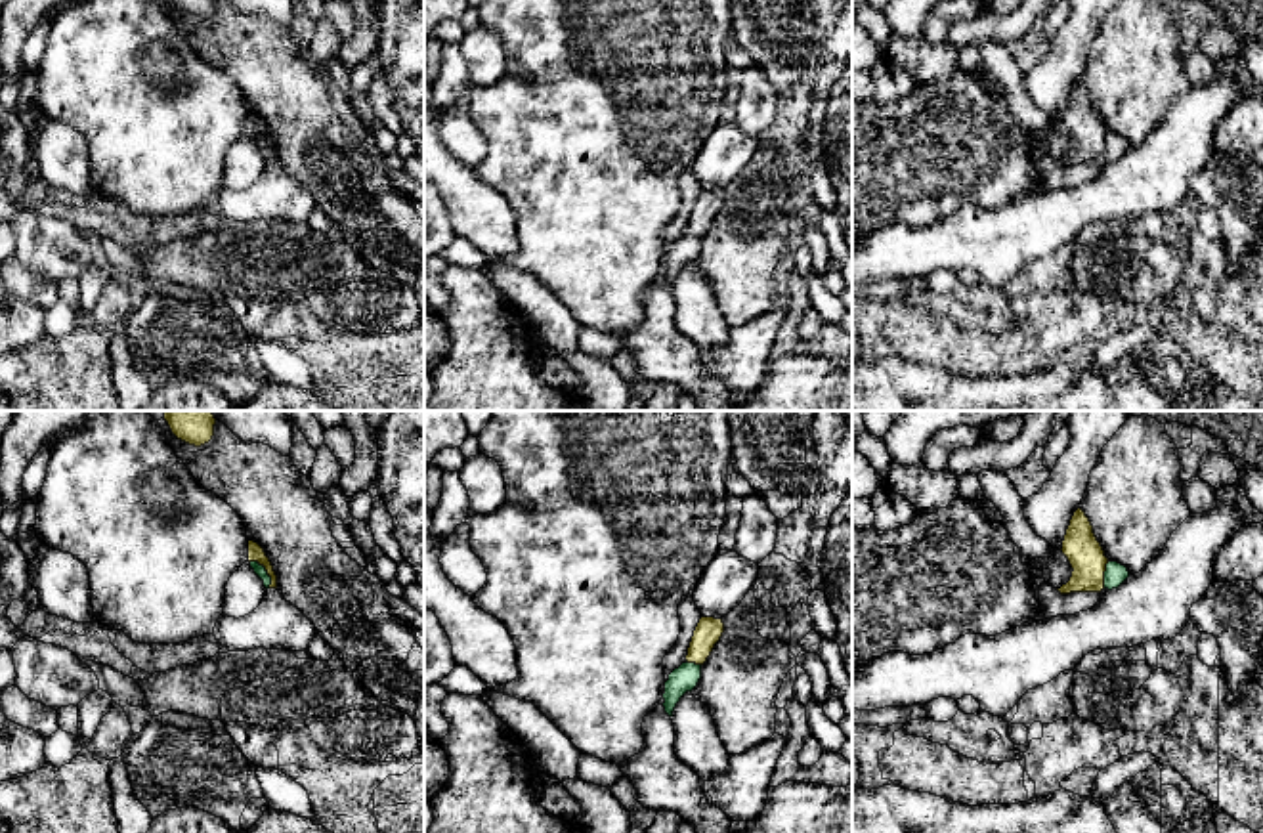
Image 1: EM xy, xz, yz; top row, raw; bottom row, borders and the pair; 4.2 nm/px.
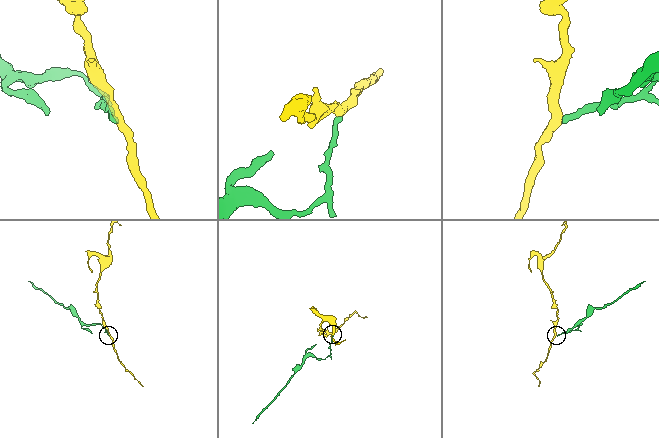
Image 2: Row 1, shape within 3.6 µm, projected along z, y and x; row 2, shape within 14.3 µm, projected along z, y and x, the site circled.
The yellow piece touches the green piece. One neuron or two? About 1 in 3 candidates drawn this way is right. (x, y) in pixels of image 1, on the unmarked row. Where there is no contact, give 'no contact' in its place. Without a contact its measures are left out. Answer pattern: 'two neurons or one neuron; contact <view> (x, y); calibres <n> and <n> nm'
two neurons; contact xy (266, 142); calibres 70 and 50 nm

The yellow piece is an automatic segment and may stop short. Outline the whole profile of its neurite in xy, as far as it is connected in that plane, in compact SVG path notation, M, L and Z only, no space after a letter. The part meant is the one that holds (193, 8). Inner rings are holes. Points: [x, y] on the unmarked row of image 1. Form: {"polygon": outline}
{"polygon": "M170 0L172 6L195 19L208 15L214 8L214 0Z"}

